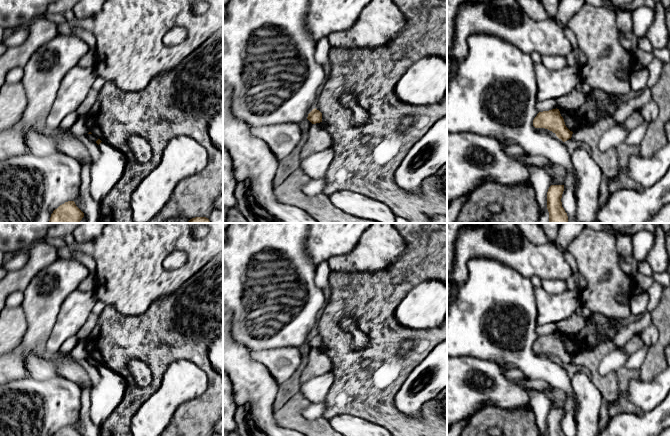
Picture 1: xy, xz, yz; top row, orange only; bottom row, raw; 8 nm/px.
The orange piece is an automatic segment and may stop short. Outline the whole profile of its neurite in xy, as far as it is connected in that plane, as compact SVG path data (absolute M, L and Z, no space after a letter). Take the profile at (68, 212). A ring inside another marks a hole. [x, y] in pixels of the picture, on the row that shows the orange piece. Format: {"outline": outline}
{"outline": "M68 201L53 211L49 223L80 223L83 217L84 213L75 202Z"}

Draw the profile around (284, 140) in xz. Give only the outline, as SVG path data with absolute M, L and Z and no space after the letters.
M297 123L250 126L250 133L268 144L281 165L289 161L304 142L302 128Z

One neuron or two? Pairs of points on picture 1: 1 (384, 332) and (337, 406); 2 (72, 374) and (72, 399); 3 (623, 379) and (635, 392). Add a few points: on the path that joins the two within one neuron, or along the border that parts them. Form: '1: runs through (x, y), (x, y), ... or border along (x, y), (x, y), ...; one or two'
1: runs through (378, 350), (352, 376), (352, 388); one
2: border along (59, 376), (75, 382), (81, 390); two
3: border along (639, 377), (630, 382), (626, 393), (637, 407); two

